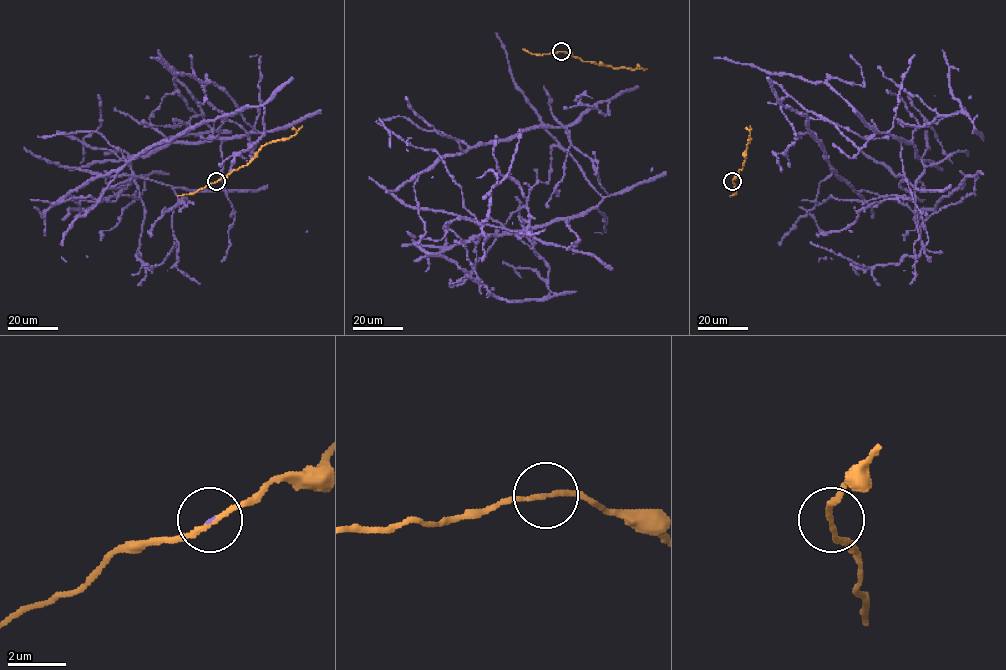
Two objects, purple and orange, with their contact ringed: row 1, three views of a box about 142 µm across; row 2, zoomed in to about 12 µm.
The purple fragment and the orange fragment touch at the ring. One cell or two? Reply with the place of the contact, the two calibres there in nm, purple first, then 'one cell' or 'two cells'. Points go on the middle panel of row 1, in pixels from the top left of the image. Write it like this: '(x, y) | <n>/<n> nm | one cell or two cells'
(561, 51) | 50/160 nm | two cells

